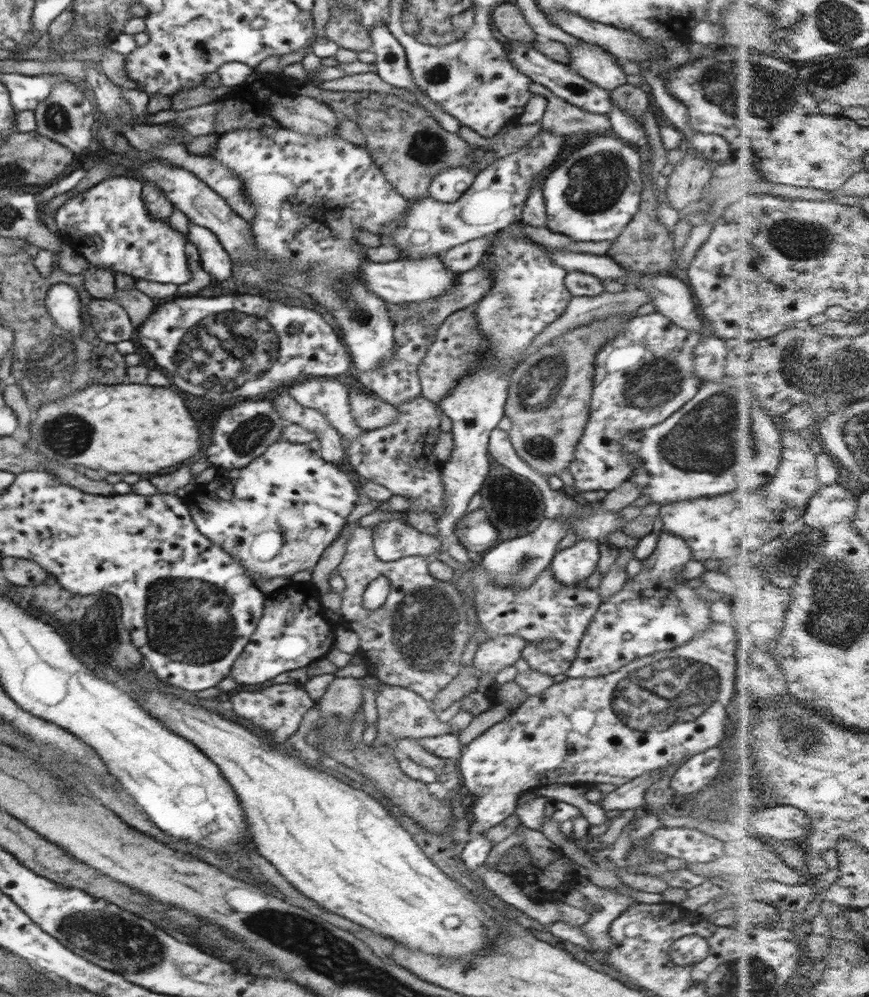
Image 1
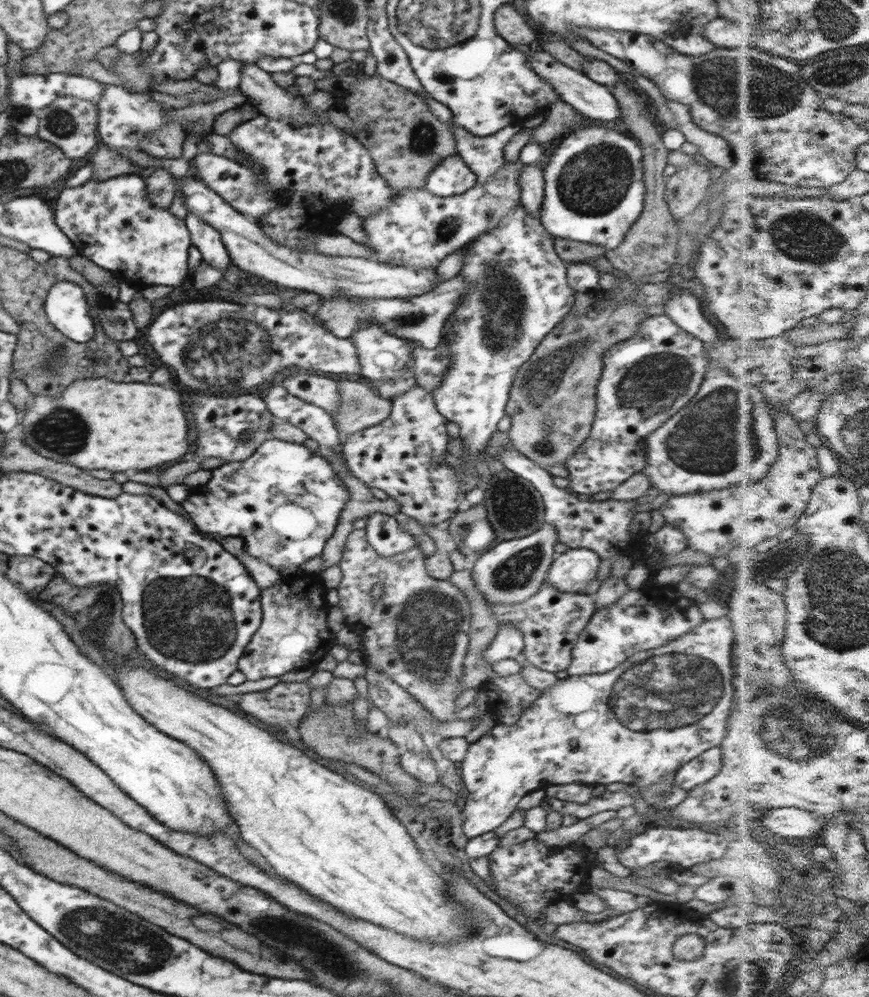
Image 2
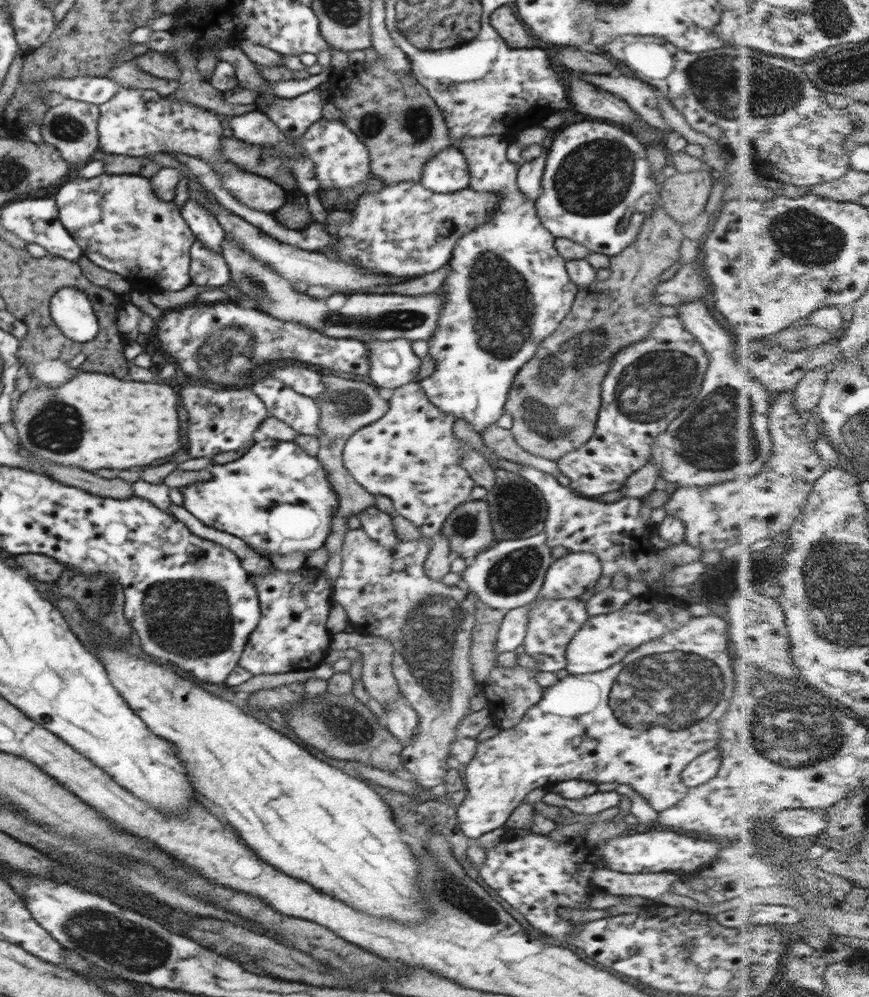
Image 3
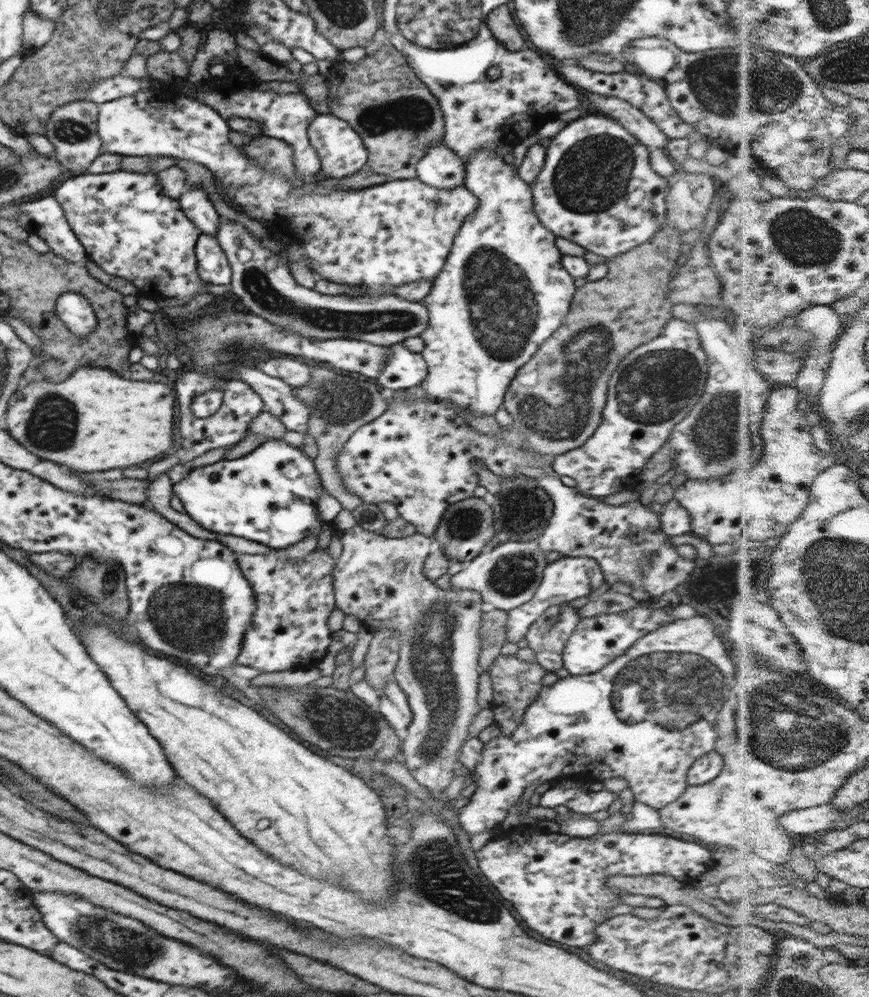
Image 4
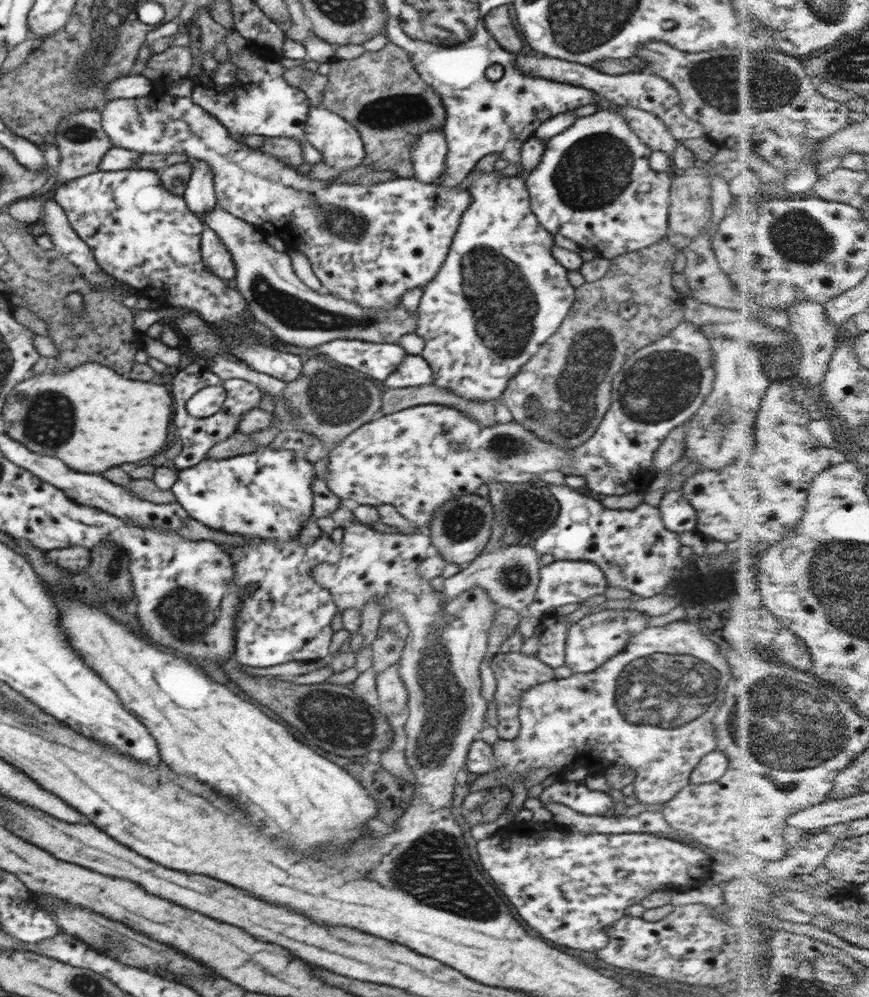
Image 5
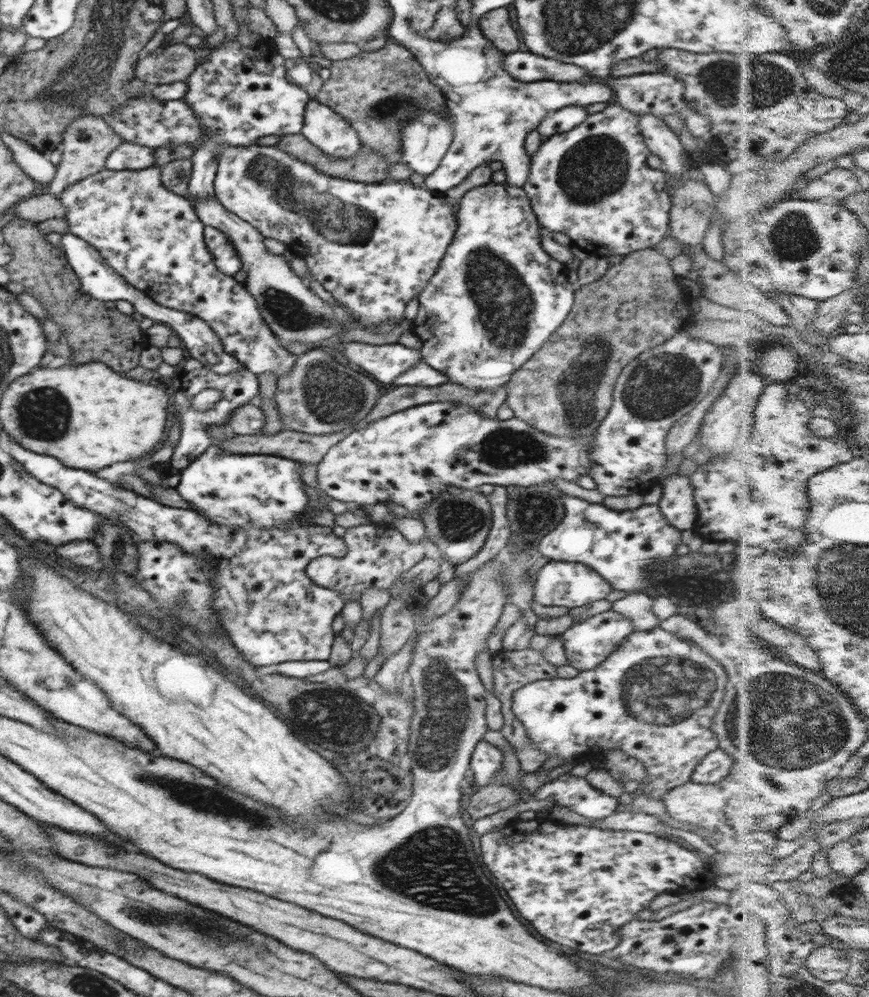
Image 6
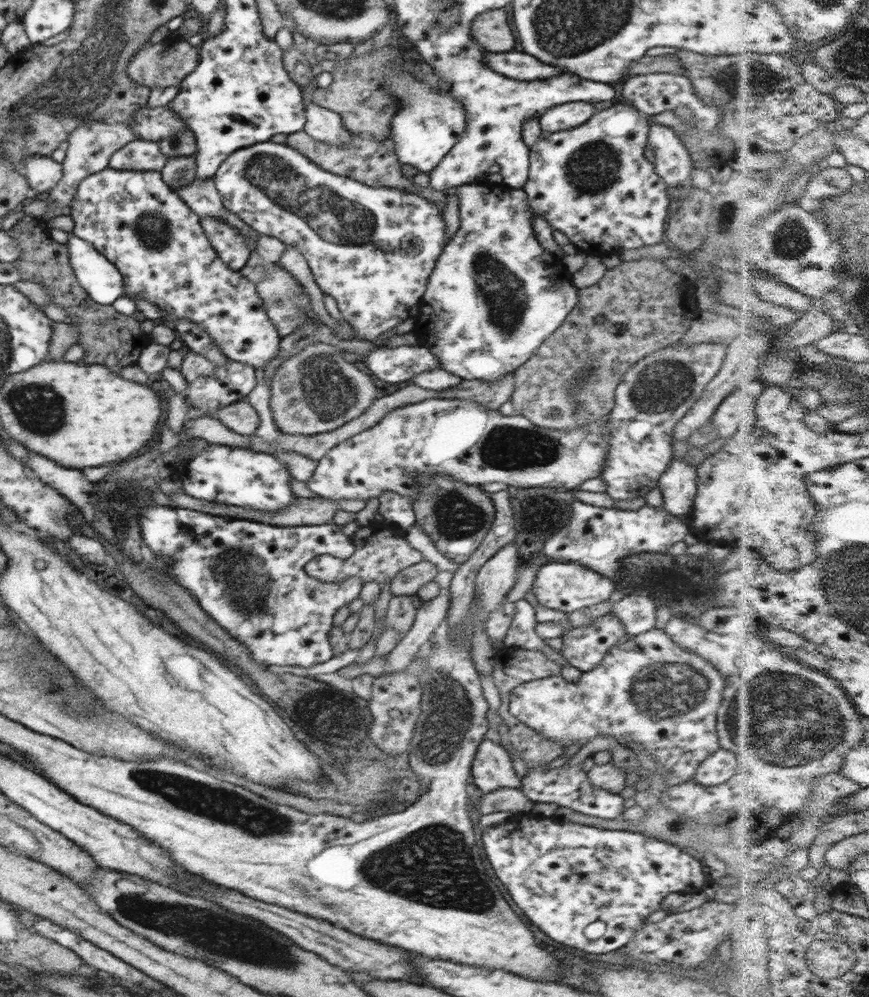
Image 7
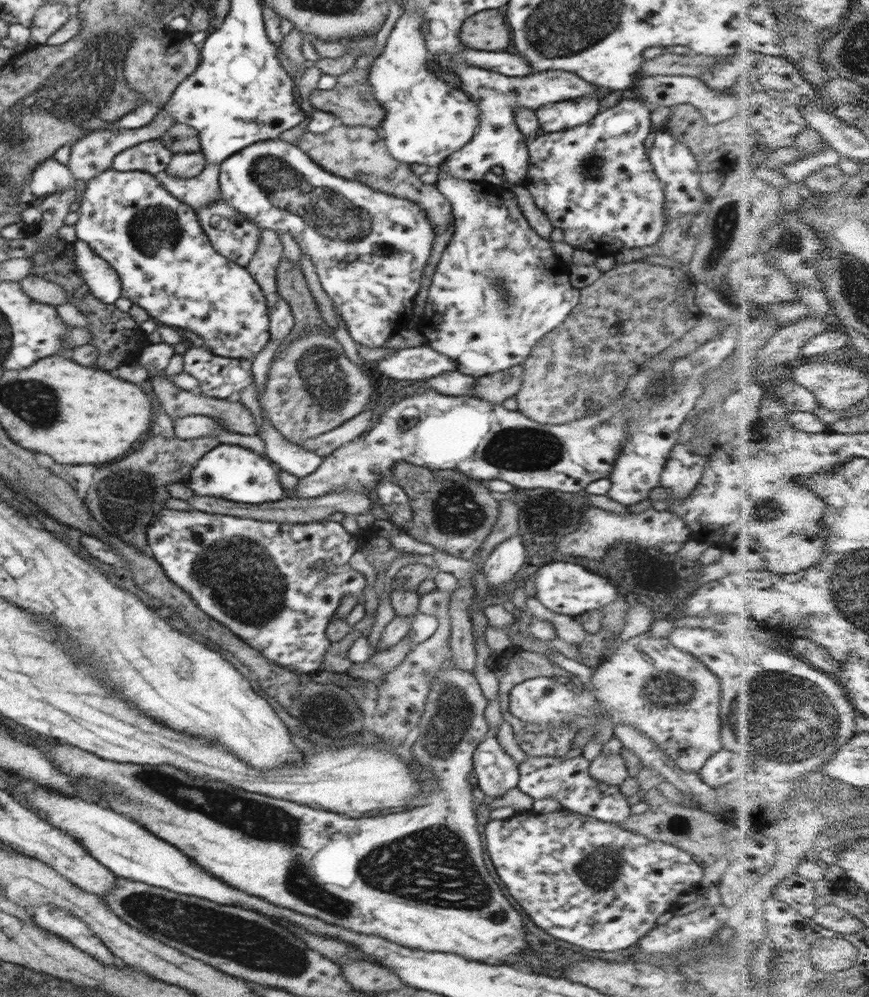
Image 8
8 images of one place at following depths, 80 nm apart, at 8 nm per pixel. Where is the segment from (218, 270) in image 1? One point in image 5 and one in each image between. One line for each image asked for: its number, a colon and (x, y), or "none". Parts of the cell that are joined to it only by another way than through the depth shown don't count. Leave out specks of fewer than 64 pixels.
2: (207, 239)
3: (205, 226)
4: (195, 203)
5: (200, 196)

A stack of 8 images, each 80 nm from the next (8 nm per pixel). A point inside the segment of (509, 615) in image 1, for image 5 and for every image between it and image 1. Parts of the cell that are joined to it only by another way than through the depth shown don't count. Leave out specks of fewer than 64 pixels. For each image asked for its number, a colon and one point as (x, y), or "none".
2: (550, 621)
3: (552, 623)
4: (547, 636)
5: (551, 632)

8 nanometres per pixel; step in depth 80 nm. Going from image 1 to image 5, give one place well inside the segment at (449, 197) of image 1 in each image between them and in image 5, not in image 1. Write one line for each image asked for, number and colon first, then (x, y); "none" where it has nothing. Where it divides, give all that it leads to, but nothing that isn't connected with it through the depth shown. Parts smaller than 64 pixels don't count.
2: (452, 177)
3: (447, 172)
4: (440, 168)
5: (429, 153)

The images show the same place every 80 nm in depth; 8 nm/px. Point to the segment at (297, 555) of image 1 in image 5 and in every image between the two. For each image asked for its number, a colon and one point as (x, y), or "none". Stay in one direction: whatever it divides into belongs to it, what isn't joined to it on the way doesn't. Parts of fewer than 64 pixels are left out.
2: (285, 501)
3: (276, 497)
4: (270, 495)
5: (268, 493)

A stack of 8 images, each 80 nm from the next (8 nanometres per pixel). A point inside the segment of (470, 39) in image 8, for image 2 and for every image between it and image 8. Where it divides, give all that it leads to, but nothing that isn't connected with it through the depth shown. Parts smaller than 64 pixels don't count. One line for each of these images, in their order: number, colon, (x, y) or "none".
2: (510, 25)
3: (514, 32)
4: (500, 22)
5: (498, 23)
6: (495, 25)
7: (490, 29)

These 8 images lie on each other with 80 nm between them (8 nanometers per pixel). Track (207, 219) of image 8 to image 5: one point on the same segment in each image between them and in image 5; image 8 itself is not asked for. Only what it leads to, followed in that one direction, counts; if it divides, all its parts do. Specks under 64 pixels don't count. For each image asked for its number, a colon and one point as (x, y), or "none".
5: (217, 259)
6: (227, 260)
7: (231, 246)

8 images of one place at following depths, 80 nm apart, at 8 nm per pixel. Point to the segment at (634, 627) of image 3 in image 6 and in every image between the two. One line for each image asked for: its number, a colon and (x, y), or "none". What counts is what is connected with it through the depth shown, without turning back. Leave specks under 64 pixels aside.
4: (597, 640)
5: (592, 640)
6: (586, 644)

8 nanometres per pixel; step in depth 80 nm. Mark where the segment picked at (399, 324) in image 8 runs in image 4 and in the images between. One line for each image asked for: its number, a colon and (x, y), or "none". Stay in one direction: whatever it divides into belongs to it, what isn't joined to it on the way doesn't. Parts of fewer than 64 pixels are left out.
4: (379, 238)
5: (368, 244)
6: (374, 247)
7: (372, 249)

